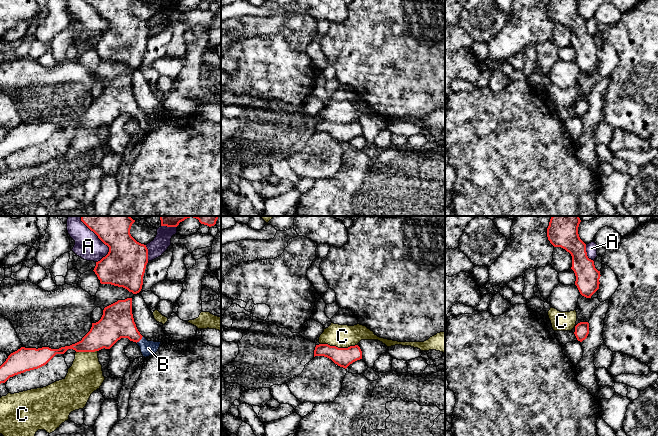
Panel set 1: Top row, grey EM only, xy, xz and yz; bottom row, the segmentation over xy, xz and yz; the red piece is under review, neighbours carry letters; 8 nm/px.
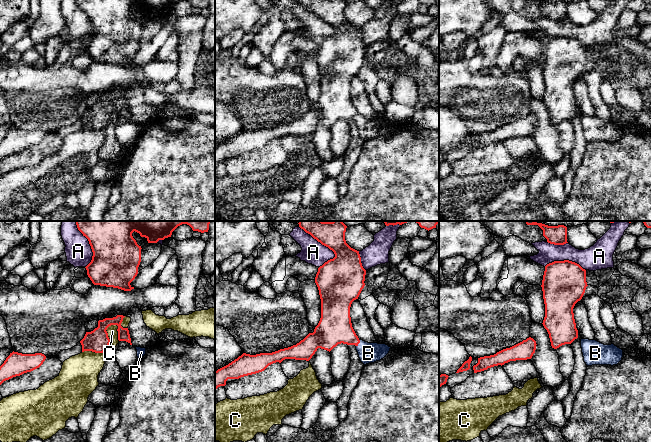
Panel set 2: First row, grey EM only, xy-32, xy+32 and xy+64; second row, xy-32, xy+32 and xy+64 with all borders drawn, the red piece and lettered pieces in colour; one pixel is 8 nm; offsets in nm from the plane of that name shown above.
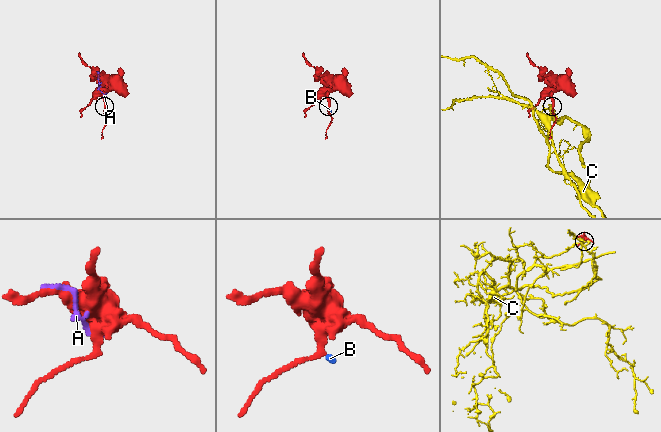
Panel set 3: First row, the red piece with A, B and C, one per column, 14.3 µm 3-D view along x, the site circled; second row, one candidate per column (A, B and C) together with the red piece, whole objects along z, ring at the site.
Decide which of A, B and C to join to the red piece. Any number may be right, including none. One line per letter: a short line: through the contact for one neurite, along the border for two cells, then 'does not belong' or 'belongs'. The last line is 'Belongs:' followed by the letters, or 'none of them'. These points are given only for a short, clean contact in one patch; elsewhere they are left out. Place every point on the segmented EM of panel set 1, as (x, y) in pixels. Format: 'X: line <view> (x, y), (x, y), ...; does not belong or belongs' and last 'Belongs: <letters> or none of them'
A: does not belong
B: line xy (117, 321), (139, 340), (148, 348); belongs
C: does not belong
Belongs: B

